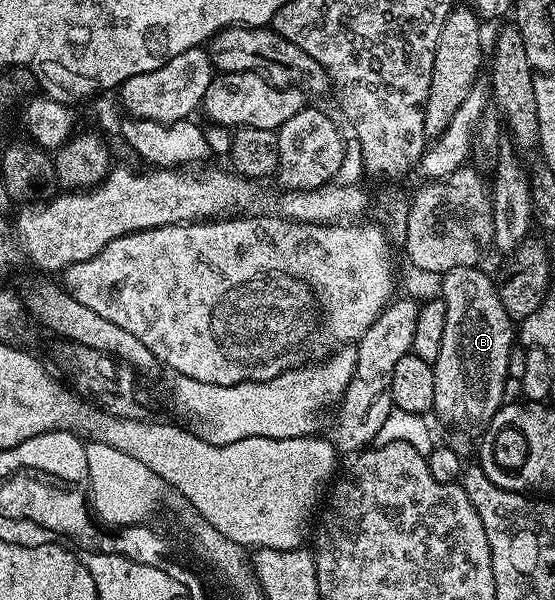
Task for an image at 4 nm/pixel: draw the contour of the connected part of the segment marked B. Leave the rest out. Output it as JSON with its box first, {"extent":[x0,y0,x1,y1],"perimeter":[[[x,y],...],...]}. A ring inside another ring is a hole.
{"extent":[433,265,513,430],"perimeter":[[[470,265],[442,274],[445,331],[441,355],[433,362],[434,416],[451,425],[476,430],[487,426],[504,404],[503,388],[511,365],[511,337],[513,341],[513,322],[505,307],[501,307],[496,282],[492,278],[490,281],[481,270]]]}

